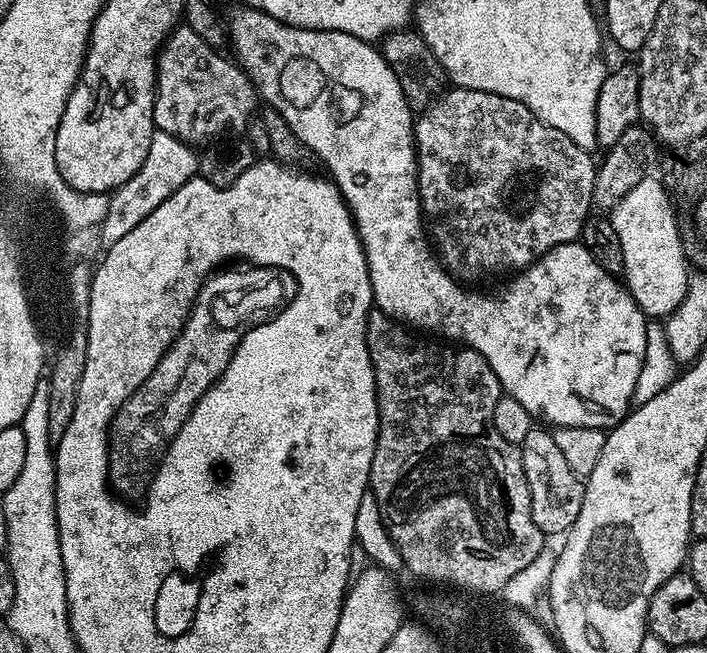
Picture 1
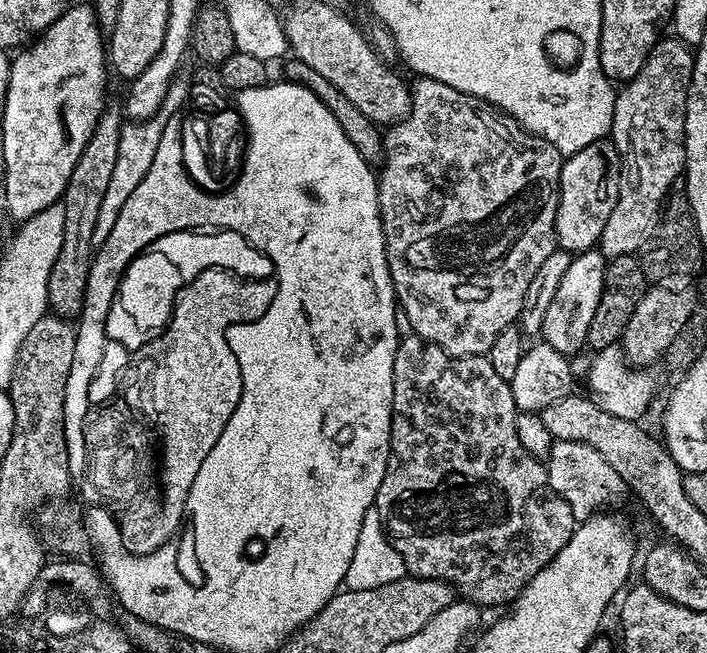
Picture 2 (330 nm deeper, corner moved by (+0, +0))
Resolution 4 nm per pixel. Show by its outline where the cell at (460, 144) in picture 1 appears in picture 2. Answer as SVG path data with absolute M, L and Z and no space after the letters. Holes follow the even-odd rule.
M429 76L413 79L410 84L412 105L410 114L404 120L391 125L383 133L384 163L378 172L380 190L380 221L384 227L384 249L388 255L388 269L392 275L392 285L396 291L399 311L408 319L415 335L425 342L437 344L451 356L483 356L494 346L494 338L506 330L506 326L516 324L526 290L542 262L558 248L556 242L556 215L560 205L560 166L562 157L553 144L521 126L512 117L504 115L485 100L462 94L446 82L438 82Z

